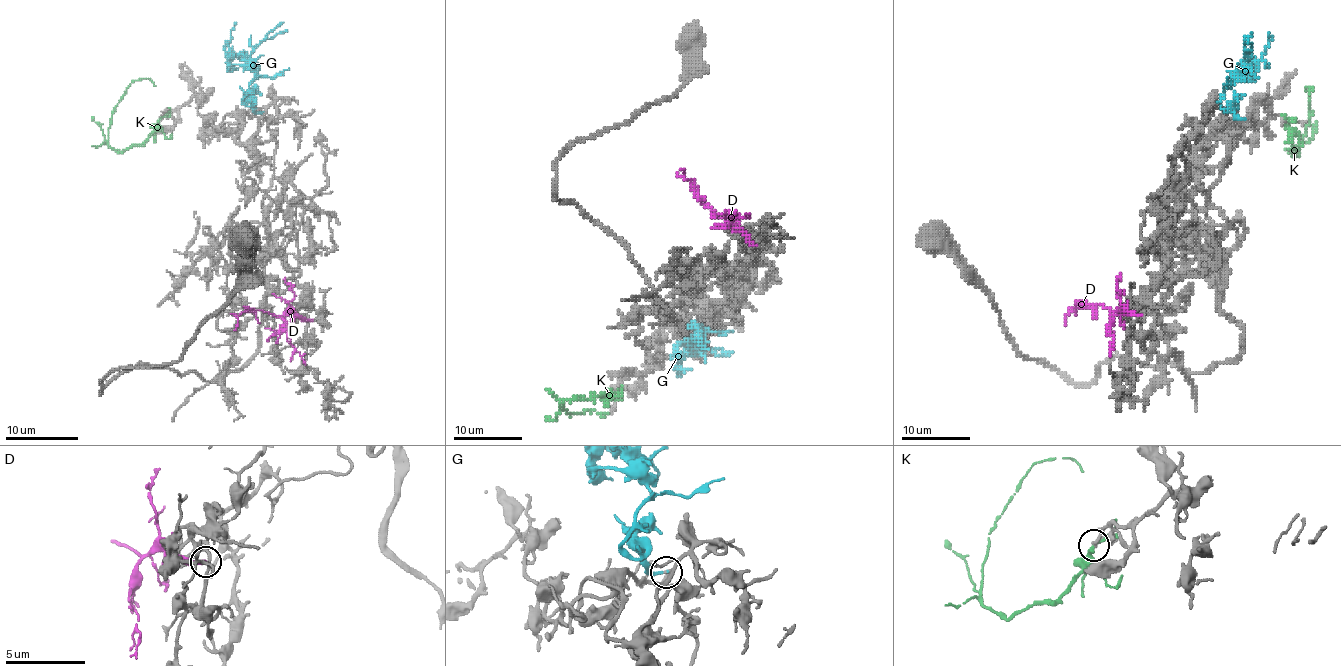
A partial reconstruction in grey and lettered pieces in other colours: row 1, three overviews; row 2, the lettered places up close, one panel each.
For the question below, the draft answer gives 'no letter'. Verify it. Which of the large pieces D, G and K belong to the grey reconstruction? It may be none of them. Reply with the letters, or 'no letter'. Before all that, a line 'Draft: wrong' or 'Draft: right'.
Draft: wrong
G

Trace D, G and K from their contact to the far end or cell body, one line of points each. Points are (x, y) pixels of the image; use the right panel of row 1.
D: (1142, 314), (1112, 310), (1102, 305), (1085, 305), (1069, 312), (1064, 324)
G: (1243, 117), (1228, 109), (1224, 112), (1219, 100), (1236, 73), (1247, 74), (1262, 55), (1271, 38), (1267, 33)
K: (1288, 124), (1295, 155), (1310, 114), (1307, 86), (1312, 88), (1310, 93)

